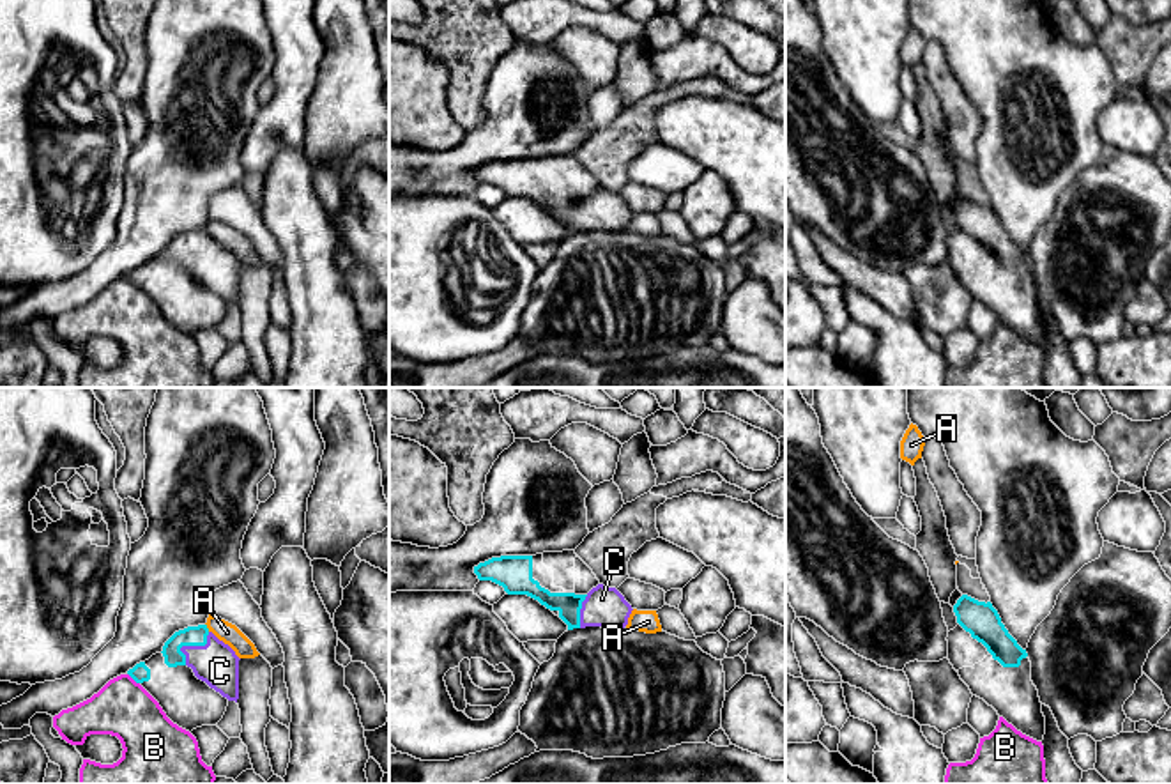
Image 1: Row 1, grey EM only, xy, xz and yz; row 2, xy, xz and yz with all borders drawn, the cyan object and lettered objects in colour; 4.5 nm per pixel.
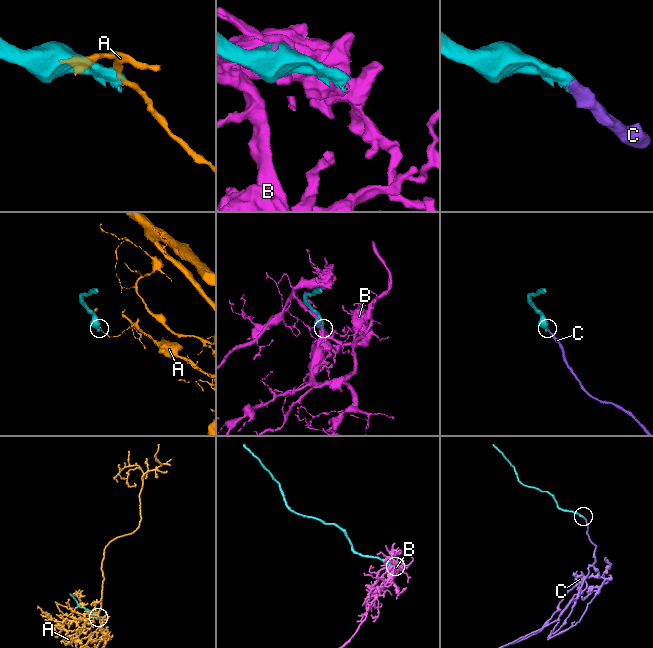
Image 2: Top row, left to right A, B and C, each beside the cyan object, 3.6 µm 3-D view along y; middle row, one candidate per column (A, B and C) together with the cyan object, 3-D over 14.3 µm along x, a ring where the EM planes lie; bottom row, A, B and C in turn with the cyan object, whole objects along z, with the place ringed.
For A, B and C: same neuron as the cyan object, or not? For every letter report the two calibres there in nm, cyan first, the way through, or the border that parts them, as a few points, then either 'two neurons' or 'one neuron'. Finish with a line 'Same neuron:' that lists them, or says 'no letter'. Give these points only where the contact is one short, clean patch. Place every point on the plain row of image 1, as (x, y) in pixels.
A: 100 nm thick on the cyan side, 90 nm on the other; border along xy (206, 227), (209, 234); two neurons
B: 90 nm thick on the cyan side, 260 nm on the other; two neurons
C: 100 nm thick on the cyan side, 200 nm on the other; runs through xy (193, 239), (190, 248), (204, 255), (216, 268); one neuron
Same neuron: C

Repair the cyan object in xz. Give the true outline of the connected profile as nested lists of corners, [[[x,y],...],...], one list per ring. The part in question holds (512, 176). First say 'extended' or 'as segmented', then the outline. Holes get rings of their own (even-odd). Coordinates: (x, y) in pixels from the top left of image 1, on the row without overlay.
extended; [[[501,159],[474,170],[479,184],[492,184],[508,198],[527,198],[550,214],[557,214],[568,234],[601,230],[624,232],[631,209],[616,193],[603,188],[587,198],[550,196],[532,182],[532,159]]]

